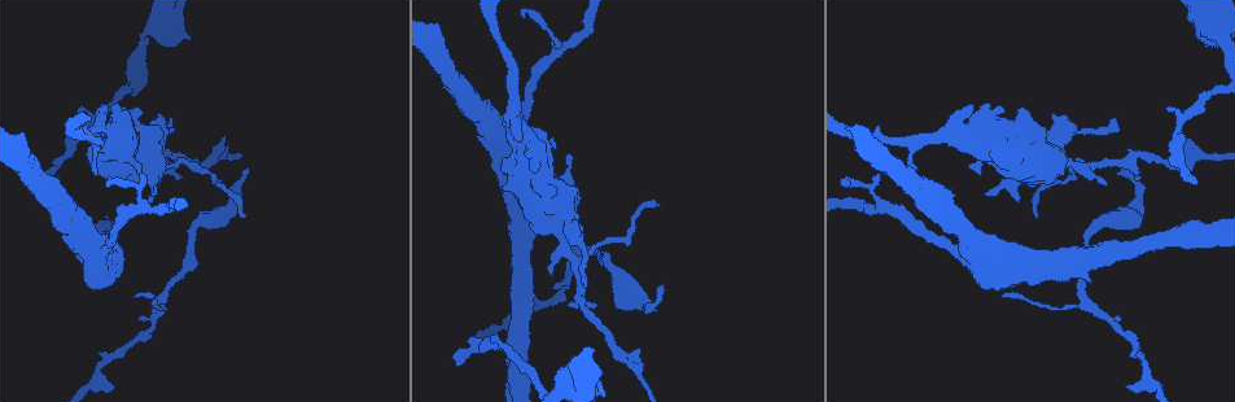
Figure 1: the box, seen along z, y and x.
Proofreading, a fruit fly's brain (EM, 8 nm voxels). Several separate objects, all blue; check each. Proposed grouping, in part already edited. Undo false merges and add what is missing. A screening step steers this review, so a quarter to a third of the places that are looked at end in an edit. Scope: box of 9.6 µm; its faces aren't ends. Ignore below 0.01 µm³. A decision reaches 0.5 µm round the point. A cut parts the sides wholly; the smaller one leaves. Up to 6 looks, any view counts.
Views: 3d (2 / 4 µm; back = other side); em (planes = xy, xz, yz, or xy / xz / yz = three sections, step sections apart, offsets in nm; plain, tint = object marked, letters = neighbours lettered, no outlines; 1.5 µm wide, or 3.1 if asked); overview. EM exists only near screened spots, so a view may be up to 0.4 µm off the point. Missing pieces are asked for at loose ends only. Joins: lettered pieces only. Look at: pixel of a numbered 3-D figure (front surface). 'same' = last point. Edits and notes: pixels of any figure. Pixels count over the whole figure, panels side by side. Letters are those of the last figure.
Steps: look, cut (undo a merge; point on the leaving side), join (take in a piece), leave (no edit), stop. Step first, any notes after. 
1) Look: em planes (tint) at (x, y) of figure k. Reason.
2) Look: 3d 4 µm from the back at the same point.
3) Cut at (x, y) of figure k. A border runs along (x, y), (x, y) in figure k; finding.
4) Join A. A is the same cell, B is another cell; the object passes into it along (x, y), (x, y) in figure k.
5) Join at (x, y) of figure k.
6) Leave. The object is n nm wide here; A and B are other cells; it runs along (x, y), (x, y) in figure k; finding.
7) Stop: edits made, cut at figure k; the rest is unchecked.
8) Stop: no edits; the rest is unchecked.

Look: 3d 2 µm from the back at (246, 176) of figure 1. An open end.

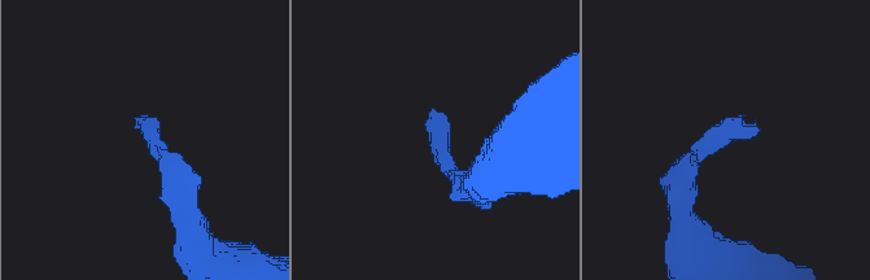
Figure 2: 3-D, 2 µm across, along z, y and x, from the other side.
Look: em xy step 8 (tint) at (433, 110) of figure 2. Now the EM.

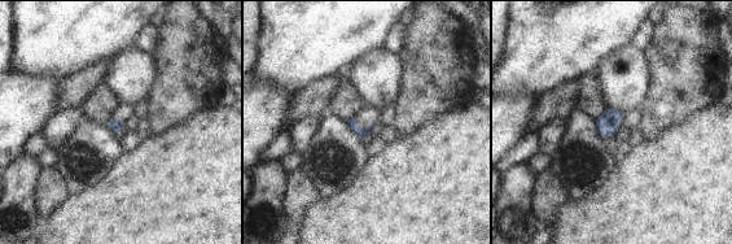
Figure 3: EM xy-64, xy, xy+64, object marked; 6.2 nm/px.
Look: em xy step 8 (letters) at the same point.

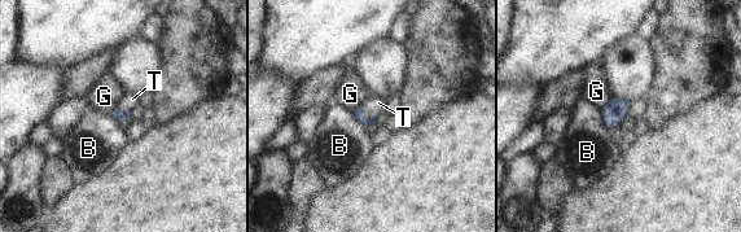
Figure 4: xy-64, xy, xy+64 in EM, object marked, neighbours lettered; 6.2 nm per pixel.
Join T. T is the same cell, B and G are other cells; the object passes into it along (358, 113), (368, 118), (373, 104) in figure 4; it goes on there.

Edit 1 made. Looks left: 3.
Look: overview. See it whole again.

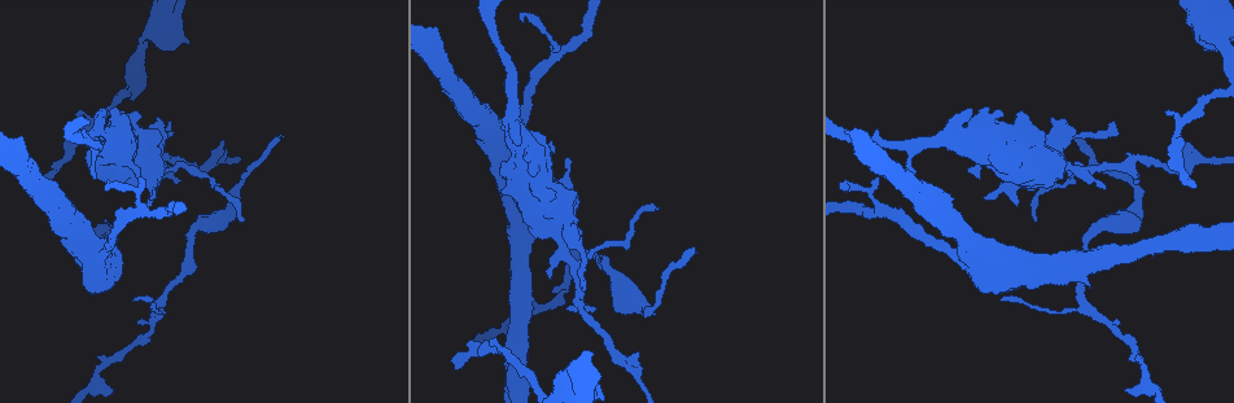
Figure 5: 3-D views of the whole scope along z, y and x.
Look: em planes (letters) at (585, 286) of figure 5. Thin end.

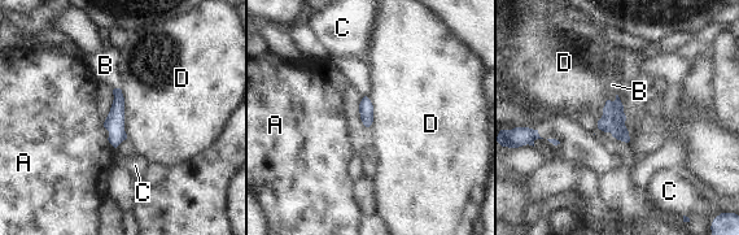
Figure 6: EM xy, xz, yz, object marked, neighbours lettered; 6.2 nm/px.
Join B. B is the same cell, A, C and D are other cells; the object passes into it along (114, 123), (116, 88), (105, 65) in figure 6; the neuron continues.

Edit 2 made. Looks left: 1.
Stop: edits made, join at figure 4, join at figure 6; the rest is unchecked.

